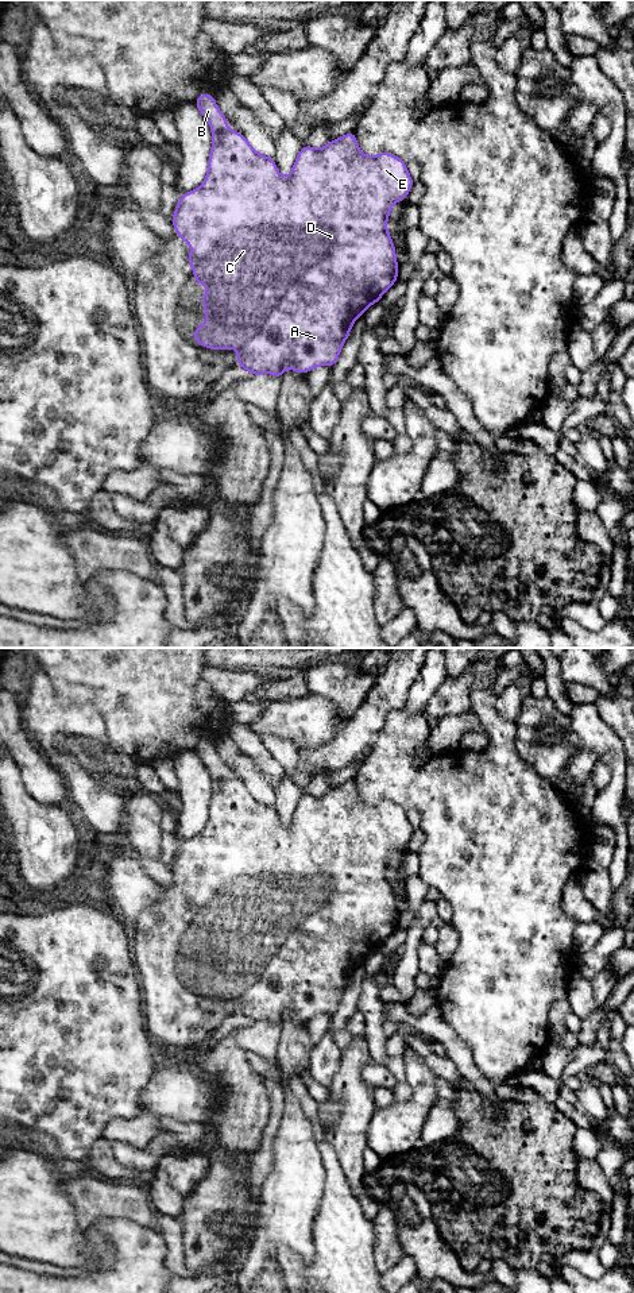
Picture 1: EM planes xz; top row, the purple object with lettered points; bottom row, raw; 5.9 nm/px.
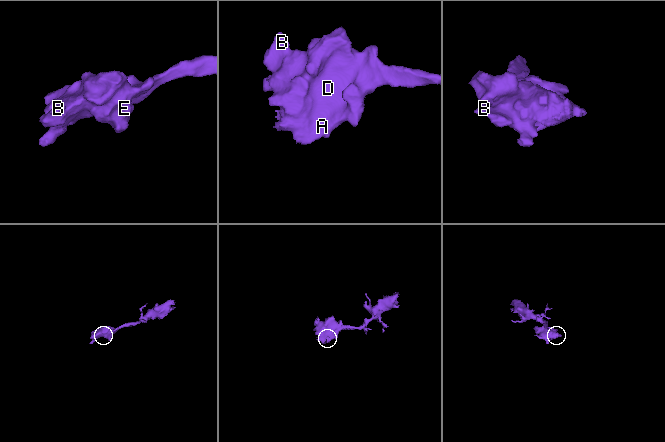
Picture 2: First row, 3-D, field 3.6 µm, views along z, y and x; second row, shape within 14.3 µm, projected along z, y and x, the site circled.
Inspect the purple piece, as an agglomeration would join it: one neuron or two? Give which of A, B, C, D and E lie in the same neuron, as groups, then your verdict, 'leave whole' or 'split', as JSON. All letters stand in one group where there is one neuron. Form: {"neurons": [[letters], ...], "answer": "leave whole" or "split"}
{"neurons": [["A", "B", "C", "D", "E"]], "answer": "leave whole"}

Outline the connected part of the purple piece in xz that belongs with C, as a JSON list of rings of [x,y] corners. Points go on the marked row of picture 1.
[[[212,93],[198,96],[193,104],[200,109],[212,130],[212,150],[208,159],[208,173],[200,188],[181,196],[173,213],[174,231],[185,243],[192,244],[189,266],[194,271],[194,282],[204,283],[205,287],[210,290],[209,294],[200,296],[205,306],[205,325],[194,328],[192,341],[200,343],[209,350],[236,348],[237,366],[248,370],[252,377],[267,373],[282,379],[287,364],[291,367],[293,373],[305,374],[317,366],[333,367],[339,359],[344,341],[351,333],[355,320],[364,314],[370,305],[378,304],[380,297],[398,279],[397,254],[393,238],[387,232],[387,217],[393,204],[405,200],[414,184],[414,180],[407,171],[406,162],[386,151],[379,153],[376,157],[364,155],[359,148],[355,132],[351,131],[339,139],[330,140],[322,148],[304,144],[291,167],[290,175],[285,178],[279,174],[274,157],[260,155],[247,142],[243,134],[228,128],[227,117],[216,105]]]

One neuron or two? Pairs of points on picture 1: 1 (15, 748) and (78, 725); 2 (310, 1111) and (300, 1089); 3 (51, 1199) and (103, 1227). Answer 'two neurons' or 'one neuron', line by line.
1: two neurons
2: one neuron
3: two neurons

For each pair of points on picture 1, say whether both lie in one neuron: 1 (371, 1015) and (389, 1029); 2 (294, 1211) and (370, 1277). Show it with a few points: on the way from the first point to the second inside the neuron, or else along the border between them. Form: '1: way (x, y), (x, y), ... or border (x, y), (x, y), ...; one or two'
1: border (385, 1019), (383, 1034), (387, 1038); two
2: border (321, 1196), (313, 1223), (312, 1258); two

